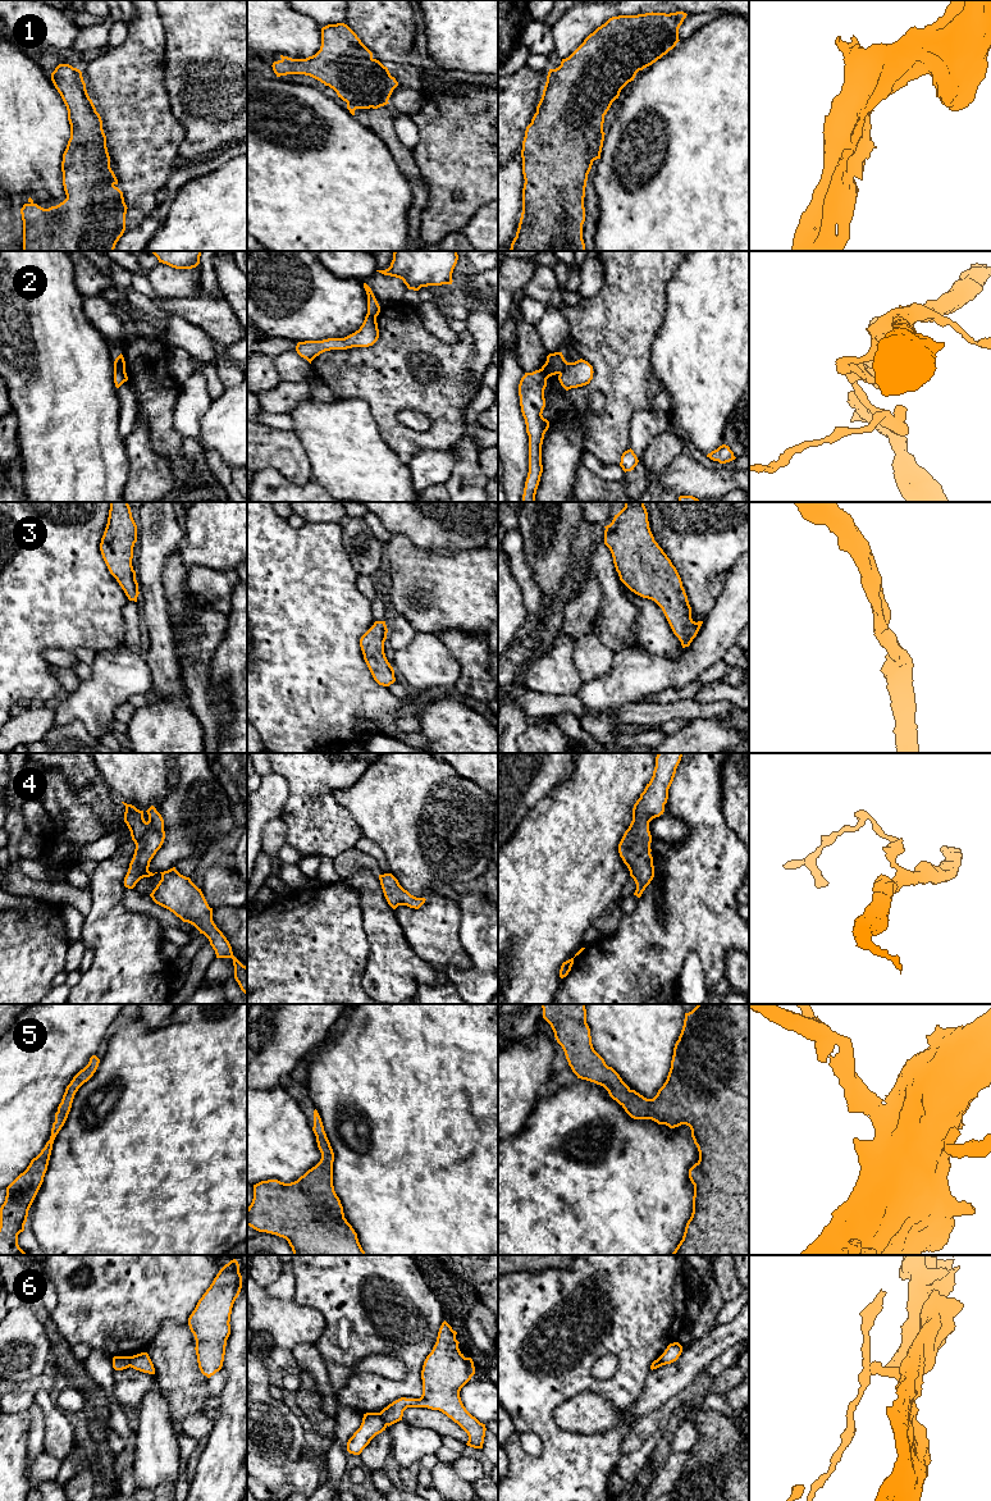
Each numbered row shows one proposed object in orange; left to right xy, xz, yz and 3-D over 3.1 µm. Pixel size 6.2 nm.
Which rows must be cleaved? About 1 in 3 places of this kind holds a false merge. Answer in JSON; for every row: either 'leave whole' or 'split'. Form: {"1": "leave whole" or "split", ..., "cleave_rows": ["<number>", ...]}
{"1": "leave whole", "2": "split", "3": "leave whole", "4": "leave whole", "5": "leave whole", "6": "split", "cleave_rows": ["2", "6"]}

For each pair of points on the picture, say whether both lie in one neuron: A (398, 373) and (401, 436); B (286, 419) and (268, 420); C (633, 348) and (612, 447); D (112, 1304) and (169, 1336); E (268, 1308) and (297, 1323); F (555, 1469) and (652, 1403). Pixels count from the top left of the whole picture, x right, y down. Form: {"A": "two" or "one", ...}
{"A": "one", "B": "one", "C": "one", "D": "two", "E": "one", "F": "two"}

